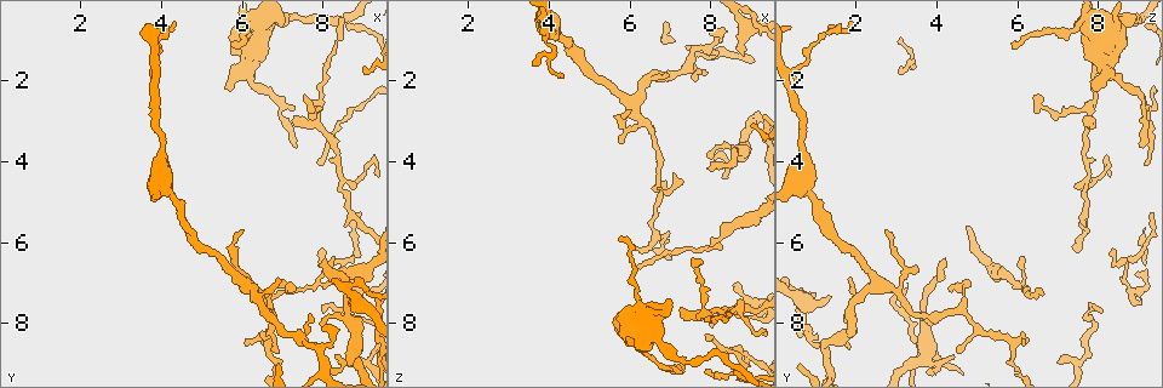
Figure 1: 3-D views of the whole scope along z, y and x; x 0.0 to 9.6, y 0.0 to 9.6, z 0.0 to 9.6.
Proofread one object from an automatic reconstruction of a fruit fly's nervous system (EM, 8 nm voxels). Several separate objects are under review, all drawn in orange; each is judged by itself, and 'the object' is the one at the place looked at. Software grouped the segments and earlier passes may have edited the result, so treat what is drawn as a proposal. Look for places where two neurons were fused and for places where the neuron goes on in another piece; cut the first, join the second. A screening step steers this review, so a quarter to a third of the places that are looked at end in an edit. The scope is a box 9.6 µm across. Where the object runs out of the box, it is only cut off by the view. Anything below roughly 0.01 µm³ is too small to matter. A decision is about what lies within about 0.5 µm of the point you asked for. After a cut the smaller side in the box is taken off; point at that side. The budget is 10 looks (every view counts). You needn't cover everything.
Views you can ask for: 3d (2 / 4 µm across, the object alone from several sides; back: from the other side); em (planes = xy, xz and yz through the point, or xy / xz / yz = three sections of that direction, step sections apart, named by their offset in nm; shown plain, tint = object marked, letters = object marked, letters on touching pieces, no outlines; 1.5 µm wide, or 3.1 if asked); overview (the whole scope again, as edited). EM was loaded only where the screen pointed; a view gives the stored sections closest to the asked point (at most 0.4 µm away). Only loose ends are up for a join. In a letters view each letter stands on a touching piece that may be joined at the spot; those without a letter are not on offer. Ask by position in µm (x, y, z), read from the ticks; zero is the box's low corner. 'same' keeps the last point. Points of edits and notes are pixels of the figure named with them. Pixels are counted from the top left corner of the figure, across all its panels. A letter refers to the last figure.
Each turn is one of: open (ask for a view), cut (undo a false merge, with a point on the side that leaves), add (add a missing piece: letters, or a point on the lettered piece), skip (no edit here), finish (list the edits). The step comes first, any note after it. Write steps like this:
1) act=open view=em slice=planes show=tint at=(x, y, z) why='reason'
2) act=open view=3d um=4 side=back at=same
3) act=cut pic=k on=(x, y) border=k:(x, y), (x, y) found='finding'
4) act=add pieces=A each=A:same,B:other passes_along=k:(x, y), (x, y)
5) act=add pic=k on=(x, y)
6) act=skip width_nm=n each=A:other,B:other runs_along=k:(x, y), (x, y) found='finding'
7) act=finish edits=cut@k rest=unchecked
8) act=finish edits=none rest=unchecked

act=open view=em slice=xz step=8 show=tint at=(6.05, 5.70, 2.70) why='an open end'

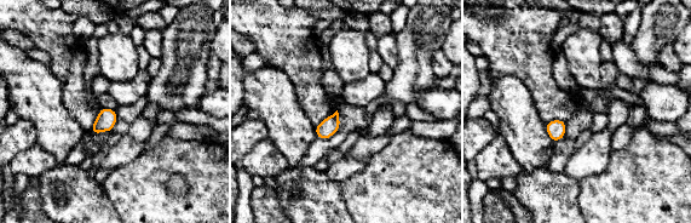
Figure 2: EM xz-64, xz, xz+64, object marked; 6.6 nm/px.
act=open view=em slice=planes show=letters at=same why='cut it another way'

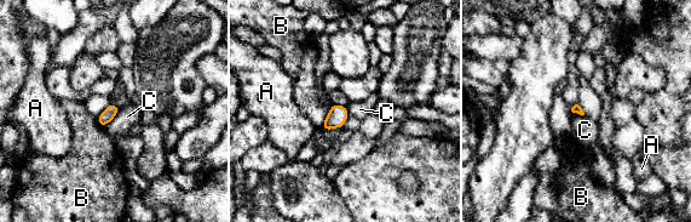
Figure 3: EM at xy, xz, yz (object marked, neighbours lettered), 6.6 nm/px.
act=skip each=A:other,B:other,C:other border=3:(120, 109), (103, 126) found='none of them fits'

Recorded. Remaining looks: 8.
act=open view=em slice=yz step=4 show=letters at=(6.15, 7.30, 6.60) why='an open end'

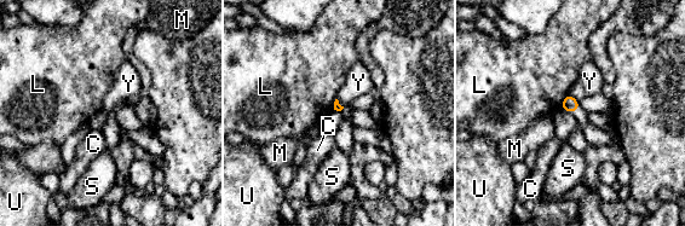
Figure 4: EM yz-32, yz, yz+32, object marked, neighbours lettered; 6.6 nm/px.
act=skip each=C:other,L:other,M:other,S:other,U:other,Y:other border=4:(569, 93), (579, 103) found='none of them fits'

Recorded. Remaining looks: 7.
act=open view=em slice=yz step=8 show=letters at=(5.75, 1.05, 5.80) why='branch stops here'

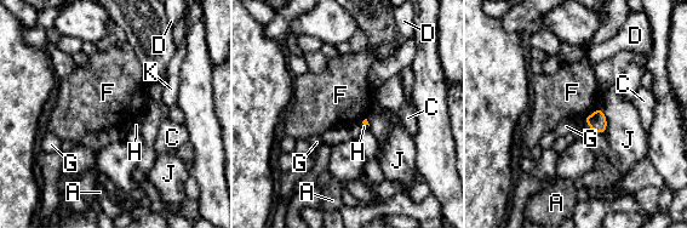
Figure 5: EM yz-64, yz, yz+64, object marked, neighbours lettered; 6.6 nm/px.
act=open view=em slice=planes show=letters at=same why='another direction'

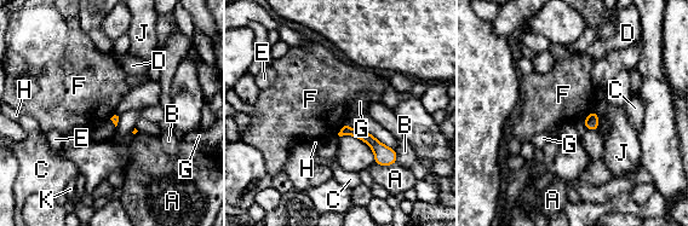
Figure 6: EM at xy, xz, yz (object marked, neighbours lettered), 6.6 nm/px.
act=skip each=A:other,B:other,C:other,D:other,E:other,F:other,G:other,H:other,J:other,K:other border=6:(594, 109), (583, 121) found='no lettered piece goes on from it'

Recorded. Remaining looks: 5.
act=open view=em slice=planes show=tint at=(7.90, 8.65, 1.20) why='thin neck'

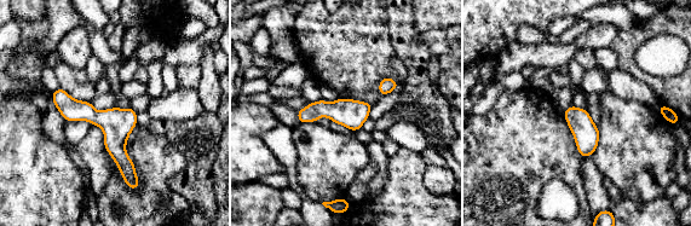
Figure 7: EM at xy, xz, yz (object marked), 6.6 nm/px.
act=open view=em slice=planes show=letters at=same why='what lies round it'

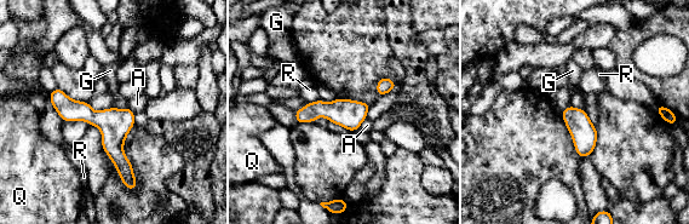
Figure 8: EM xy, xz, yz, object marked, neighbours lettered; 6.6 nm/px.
act=skip each=A:other,G:other,Q:other,R:other found='continuous, no second neuron'

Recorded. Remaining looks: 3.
act=finish edits=none rest=unchecked

